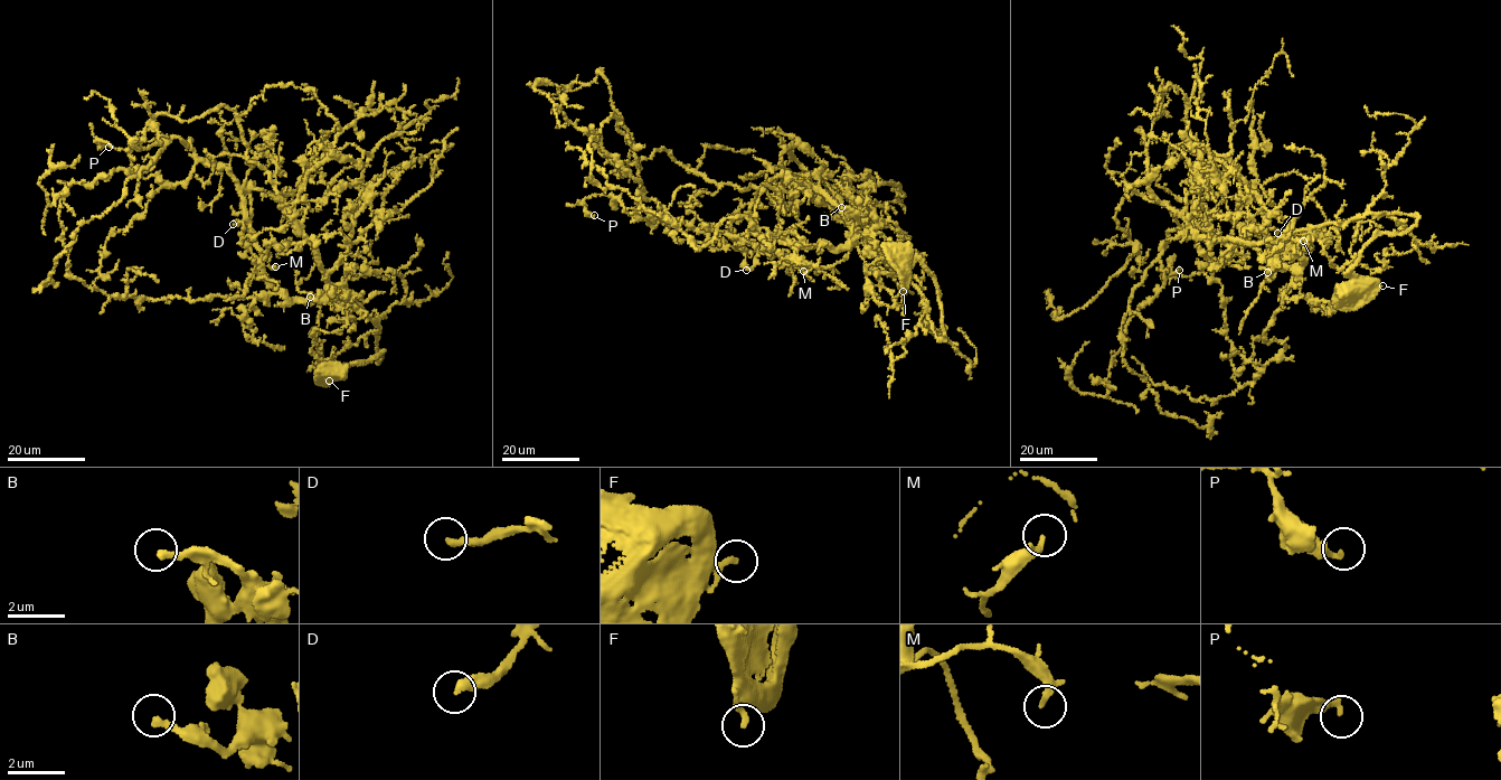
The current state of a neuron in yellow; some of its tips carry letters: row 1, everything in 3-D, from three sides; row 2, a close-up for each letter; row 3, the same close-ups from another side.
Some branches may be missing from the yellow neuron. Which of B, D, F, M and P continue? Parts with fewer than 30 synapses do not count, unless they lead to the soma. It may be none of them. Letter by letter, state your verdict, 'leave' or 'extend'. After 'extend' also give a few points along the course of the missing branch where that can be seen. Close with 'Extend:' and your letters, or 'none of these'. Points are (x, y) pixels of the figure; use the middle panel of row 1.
B: extend | (841, 207), (838, 223), (833, 223), (818, 206), (803, 203), (796, 195), (784, 196)
D: leave
F: leave
M: leave
P: leave
Extend: B

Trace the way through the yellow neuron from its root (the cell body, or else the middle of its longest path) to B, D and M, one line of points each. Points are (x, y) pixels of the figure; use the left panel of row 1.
B: (332, 375), (381, 354), (376, 363), (380, 360), (380, 327), (342, 288), (310, 297)
D: (332, 375), (380, 360), (380, 327), (342, 288), (308, 301), (275, 290), (247, 190), (249, 222), (233, 224)
M: (332, 375), (380, 360), (380, 327), (342, 288), (308, 301), (275, 290), (242, 190), (246, 254), (275, 266)

